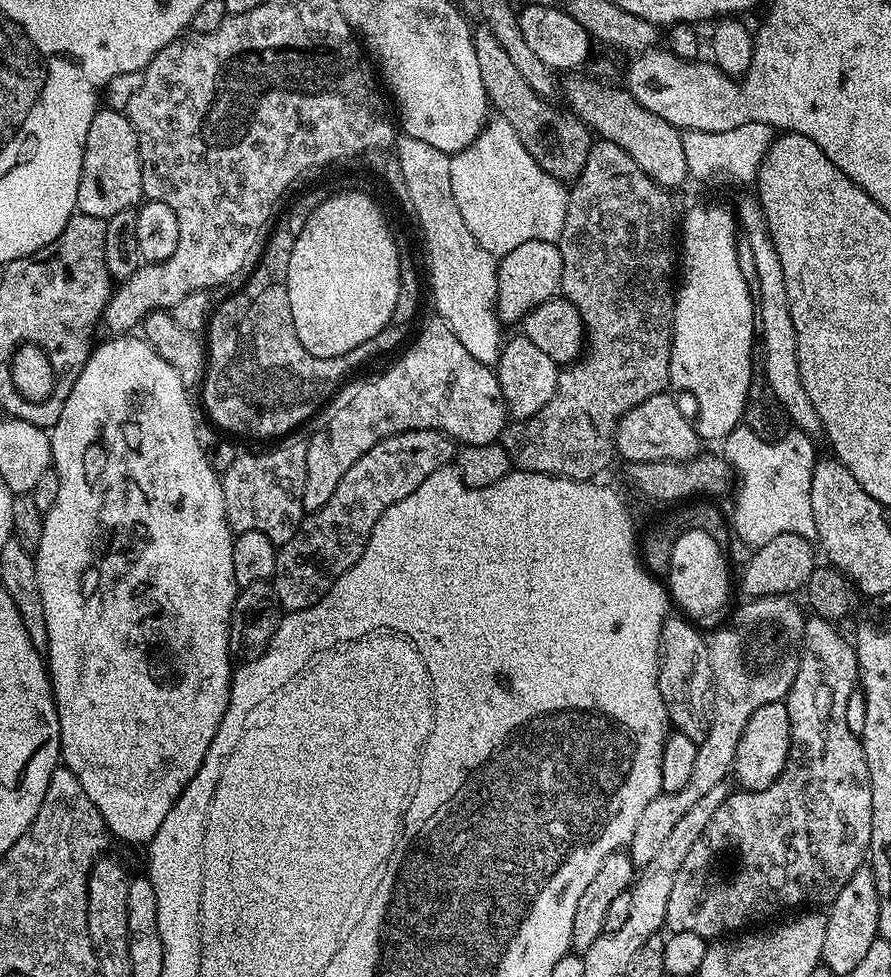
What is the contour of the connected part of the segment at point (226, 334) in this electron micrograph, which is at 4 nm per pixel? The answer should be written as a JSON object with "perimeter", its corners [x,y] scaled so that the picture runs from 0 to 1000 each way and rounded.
{"perimeter":[[[321,223],[309,226],[310,234],[300,243],[290,265],[287,275],[277,279],[278,288],[262,303],[239,314],[231,337],[231,363],[233,376],[229,382],[229,418],[233,426],[248,438],[248,443],[265,446],[284,446],[287,450],[305,452],[331,443],[336,434],[358,423],[359,414],[359,371],[341,361],[328,344],[328,332],[323,329],[323,277],[325,276],[325,260],[330,256],[332,238]]]}

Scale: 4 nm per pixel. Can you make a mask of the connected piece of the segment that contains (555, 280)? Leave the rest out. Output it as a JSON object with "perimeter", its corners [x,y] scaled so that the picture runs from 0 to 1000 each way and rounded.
{"perimeter":[[[618,246],[586,248],[586,252],[560,263],[557,279],[559,280],[557,317],[567,333],[582,333],[588,323],[595,321],[595,317],[608,313],[608,309],[623,307],[630,302],[631,260],[627,253]]]}

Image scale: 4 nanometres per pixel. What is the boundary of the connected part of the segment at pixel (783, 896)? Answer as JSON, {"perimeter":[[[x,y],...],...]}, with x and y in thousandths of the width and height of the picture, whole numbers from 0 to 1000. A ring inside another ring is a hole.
{"perimeter":[[[911,628],[903,634],[902,652],[898,655],[898,681],[896,690],[887,702],[882,720],[887,731],[887,768],[880,781],[878,792],[860,809],[842,811],[838,809],[818,810],[816,817],[801,829],[797,841],[792,841],[792,850],[774,866],[774,874],[770,874],[770,882],[765,882],[765,890],[761,890],[761,899],[756,899],[756,907],[752,910],[752,924],[747,926],[746,947],[754,954],[778,954],[791,960],[808,960],[827,952],[838,951],[847,942],[853,942],[866,925],[907,925],[902,927],[929,927],[945,915],[945,907],[958,899],[958,895],[971,883],[979,867],[979,810],[976,809],[976,788],[972,784],[972,772],[965,763],[965,754],[954,749],[949,743],[949,723],[963,700],[961,683],[961,664],[957,656],[942,647],[939,640]]]}

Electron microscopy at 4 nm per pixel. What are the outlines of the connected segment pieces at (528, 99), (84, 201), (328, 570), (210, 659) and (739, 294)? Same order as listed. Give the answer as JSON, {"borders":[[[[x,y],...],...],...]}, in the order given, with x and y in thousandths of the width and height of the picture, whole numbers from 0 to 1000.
{"borders":[[[[539,27],[539,30],[534,29],[530,34],[530,42],[532,43],[532,55],[536,55],[536,76],[541,76],[541,88],[548,97],[549,107],[556,112],[559,118],[568,121],[568,125],[572,125],[572,129],[577,129],[577,137],[581,137],[581,141],[586,141],[586,149],[590,149],[590,154],[595,154],[599,166],[604,166],[604,170],[608,170],[608,174],[613,174],[613,178],[617,178],[630,186],[645,185],[658,170],[658,162],[667,146],[667,139],[660,128],[654,127],[641,114],[627,115],[620,107],[618,101],[599,96],[599,92],[590,85],[590,80],[586,80],[581,68],[577,68],[577,63],[572,63],[567,49],[561,46],[559,39],[554,39],[554,35],[549,29],[545,27]]],[[[120,108],[113,110],[105,117],[105,125],[101,125],[101,133],[97,136],[85,204],[89,220],[104,221],[119,227],[128,219],[145,216],[156,210],[160,200],[155,137],[150,137],[150,129],[146,129],[139,115],[129,115]]],[[[465,440],[464,442],[452,442],[442,444],[411,461],[388,485],[384,485],[384,493],[375,501],[375,506],[357,522],[345,525],[330,551],[325,555],[313,558],[310,566],[310,582],[304,592],[305,603],[310,606],[310,611],[314,617],[315,623],[320,627],[333,626],[340,622],[349,622],[350,619],[358,617],[360,611],[367,609],[369,603],[374,601],[377,594],[386,589],[388,584],[400,576],[403,576],[406,563],[411,563],[411,555],[429,526],[442,514],[451,514],[456,506],[465,506],[487,481],[504,478],[511,472],[514,466],[513,451],[506,446],[492,440]]],[[[135,342],[104,355],[103,363],[70,416],[65,432],[56,439],[58,475],[67,496],[64,512],[49,525],[47,555],[38,568],[43,600],[47,604],[47,624],[52,631],[52,679],[65,731],[71,785],[77,786],[83,796],[88,796],[97,817],[105,821],[110,833],[114,833],[118,849],[125,855],[127,852],[144,864],[165,866],[173,854],[177,854],[177,845],[182,845],[204,809],[209,809],[215,791],[227,784],[236,768],[236,757],[245,751],[245,743],[256,726],[263,680],[254,673],[254,645],[258,641],[267,603],[263,596],[263,546],[255,537],[247,487],[236,477],[230,455],[224,455],[220,447],[220,426],[211,410],[212,398],[204,387],[200,387],[200,379],[177,363],[165,347],[154,344]]],[[[786,209],[782,213],[777,213],[772,217],[772,222],[767,222],[765,225],[765,242],[768,237],[768,247],[762,247],[761,254],[768,257],[768,279],[762,279],[761,294],[759,295],[759,312],[756,313],[756,334],[754,335],[754,357],[752,358],[752,383],[750,388],[753,396],[760,402],[773,401],[777,404],[777,409],[781,412],[781,426],[779,430],[779,437],[781,443],[787,448],[787,451],[795,452],[795,450],[805,450],[811,452],[817,445],[828,436],[833,434],[835,428],[835,417],[837,416],[838,400],[842,399],[843,393],[843,364],[846,357],[844,351],[844,343],[850,343],[851,340],[851,315],[846,310],[846,299],[842,294],[841,284],[833,280],[833,274],[828,268],[828,260],[831,254],[826,250],[826,242],[828,246],[828,225],[817,213],[811,213],[808,209]]]]}

